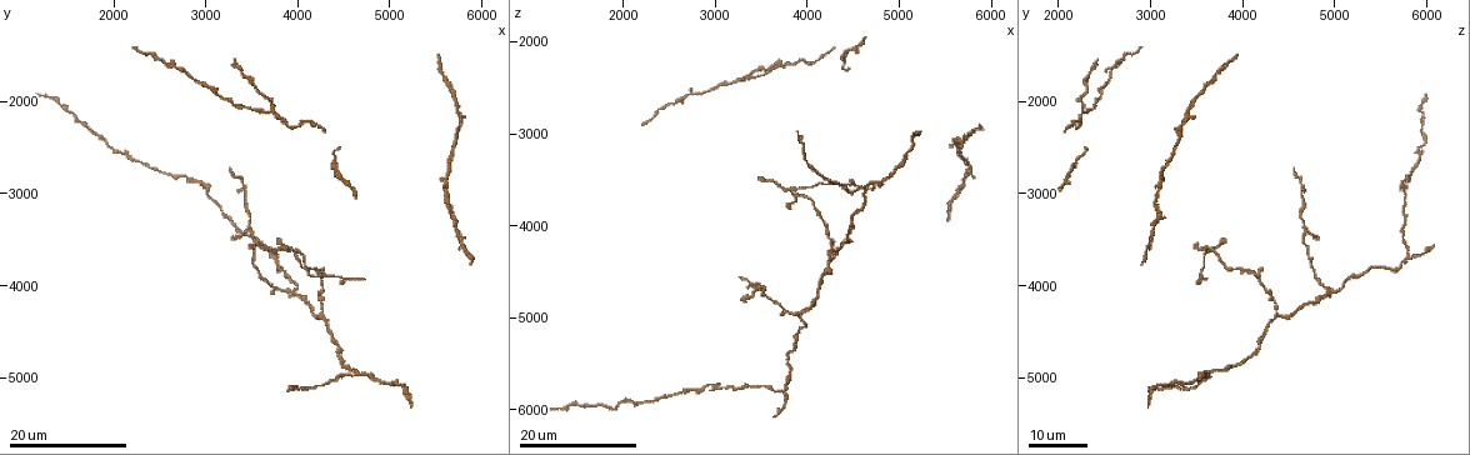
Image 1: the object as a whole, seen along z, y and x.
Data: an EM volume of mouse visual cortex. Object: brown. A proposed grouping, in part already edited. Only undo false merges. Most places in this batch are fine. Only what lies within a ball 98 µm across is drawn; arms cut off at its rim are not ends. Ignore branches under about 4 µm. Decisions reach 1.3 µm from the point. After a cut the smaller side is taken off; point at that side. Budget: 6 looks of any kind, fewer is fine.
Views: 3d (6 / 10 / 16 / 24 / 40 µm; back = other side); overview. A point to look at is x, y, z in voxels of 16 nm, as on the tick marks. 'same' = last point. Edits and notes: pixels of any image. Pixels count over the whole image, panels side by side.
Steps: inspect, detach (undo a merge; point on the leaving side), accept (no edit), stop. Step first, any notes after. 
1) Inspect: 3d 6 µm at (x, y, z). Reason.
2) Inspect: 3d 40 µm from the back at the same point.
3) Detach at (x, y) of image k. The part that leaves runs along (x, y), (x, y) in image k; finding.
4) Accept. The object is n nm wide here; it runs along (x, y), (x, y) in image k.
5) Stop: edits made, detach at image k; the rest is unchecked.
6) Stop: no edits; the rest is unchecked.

Inspect: 3d 24 µm at (4300, 3900, 4200). Branch point.

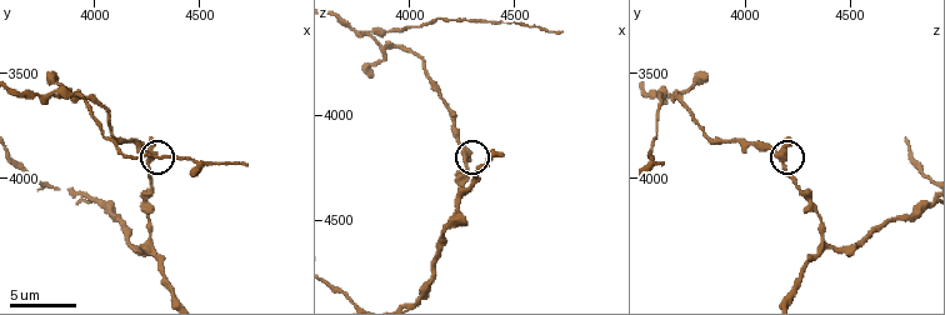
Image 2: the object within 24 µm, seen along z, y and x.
Inspect: 3d 6 µm at (4260, 3920, 4180).

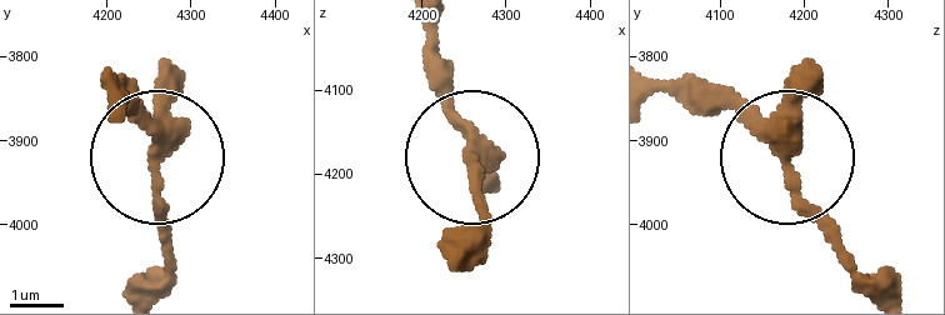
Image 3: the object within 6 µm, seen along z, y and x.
Accept. The object is 270 nm wide here; one neuron here.

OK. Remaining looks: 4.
Inspect: 3d 24 µm at (3700, 3700, 5800).

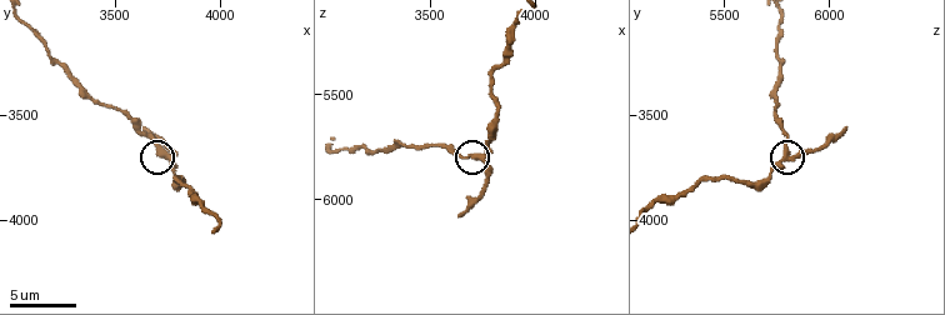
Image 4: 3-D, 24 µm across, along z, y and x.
Inspect: 3d 10 µm at (3720, 3690, 5790). Zoom in.

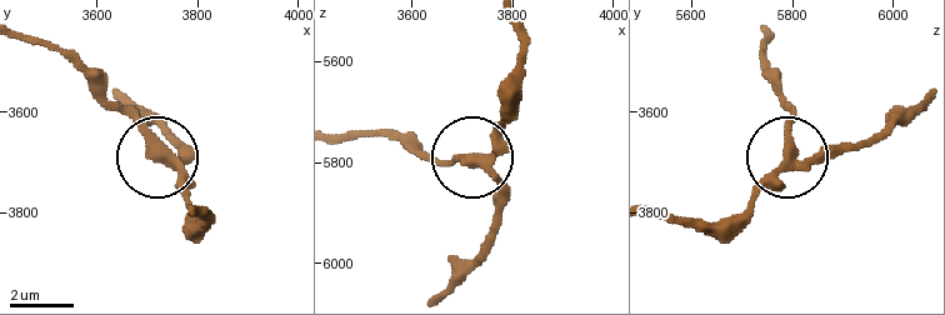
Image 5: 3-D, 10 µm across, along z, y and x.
Accept. The side arm is 6 µm long; 3 arms meet here; continuous, no second neuron.

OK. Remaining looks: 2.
Inspect: 3d 6 µm at (3810, 3600, 3610). Four arms meet.

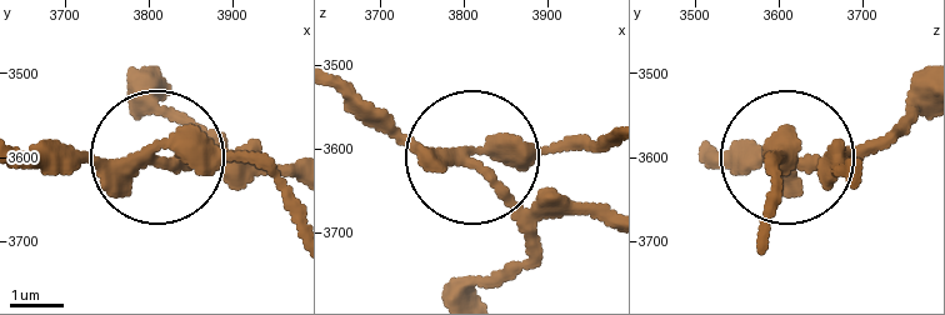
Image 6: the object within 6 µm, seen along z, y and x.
Detach at (218, 160) of image 6. The side arm is 70 µm long; the part that leaves runs along (145, 158), (180, 144), (234, 153), (275, 184), (293, 224) in image 6; a second neuron is stuck on.

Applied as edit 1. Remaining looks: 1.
Stop: edits made, detach at image 6; the rest is unchecked.

